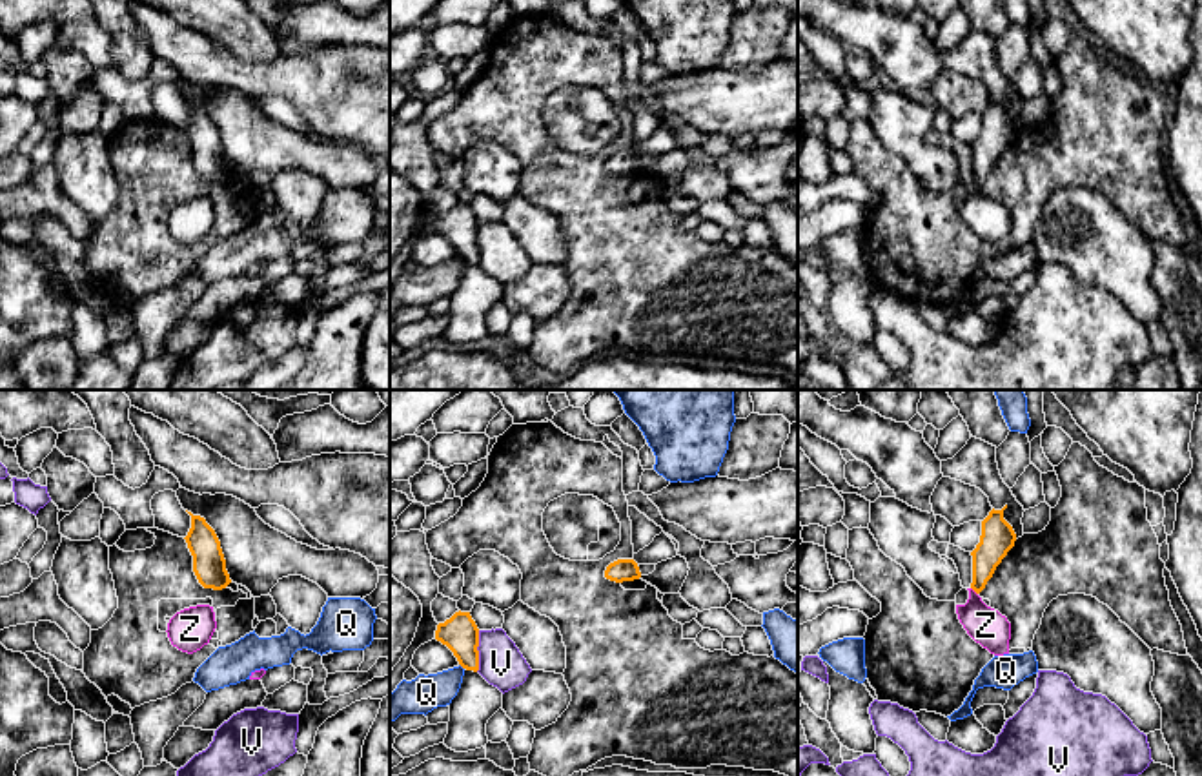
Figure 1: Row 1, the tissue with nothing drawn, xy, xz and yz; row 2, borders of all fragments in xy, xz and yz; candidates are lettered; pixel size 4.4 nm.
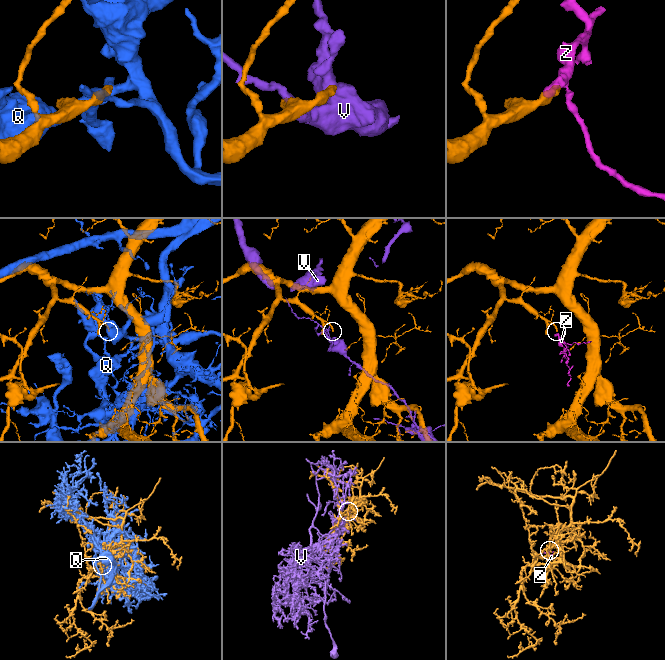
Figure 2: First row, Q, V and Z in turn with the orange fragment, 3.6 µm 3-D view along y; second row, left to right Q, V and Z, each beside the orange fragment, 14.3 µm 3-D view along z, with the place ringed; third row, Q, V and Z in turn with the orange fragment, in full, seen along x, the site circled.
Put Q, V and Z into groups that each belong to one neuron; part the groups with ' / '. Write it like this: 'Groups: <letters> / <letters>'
Groups: Q / V / Z

